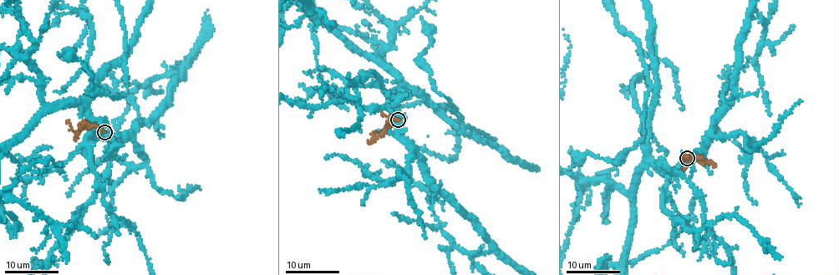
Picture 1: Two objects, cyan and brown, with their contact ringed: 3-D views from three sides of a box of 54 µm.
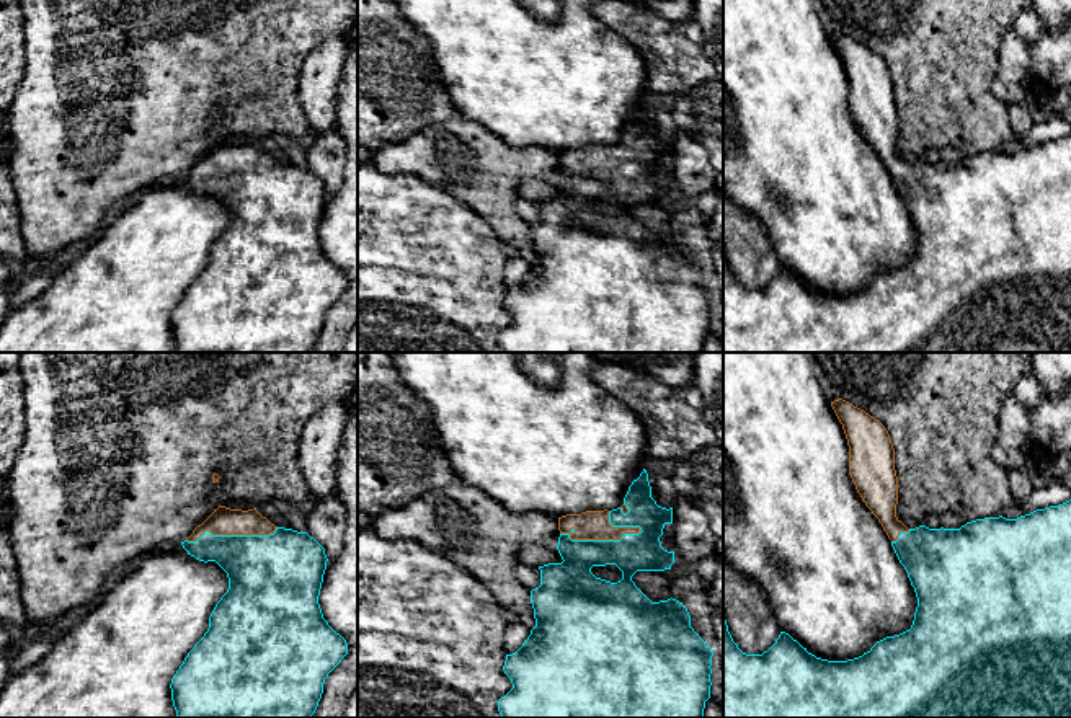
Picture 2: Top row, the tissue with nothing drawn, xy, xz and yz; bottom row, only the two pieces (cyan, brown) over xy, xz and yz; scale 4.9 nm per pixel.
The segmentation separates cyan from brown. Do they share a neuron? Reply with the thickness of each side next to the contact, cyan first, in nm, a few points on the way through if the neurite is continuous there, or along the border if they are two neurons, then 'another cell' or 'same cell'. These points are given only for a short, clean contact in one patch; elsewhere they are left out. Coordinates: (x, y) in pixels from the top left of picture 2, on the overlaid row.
calibres 220 and 140 nm; way xz (572, 581), (577, 565), (601, 540), (593, 532), (593, 524); same cell

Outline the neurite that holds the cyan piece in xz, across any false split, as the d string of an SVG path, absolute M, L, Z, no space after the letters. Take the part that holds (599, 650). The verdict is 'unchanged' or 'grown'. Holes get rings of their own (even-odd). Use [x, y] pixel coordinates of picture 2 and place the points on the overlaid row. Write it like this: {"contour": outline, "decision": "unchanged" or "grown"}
{"contour": "M643 468L640 476L632 481L624 498L624 504L612 511L586 511L581 514L567 514L558 517L558 545L557 550L562 556L562 563L549 563L539 566L540 586L531 591L531 604L534 609L536 627L522 643L522 646L506 654L503 666L504 674L511 679L513 689L498 700L498 711L503 718L704 718L705 702L710 698L710 674L712 674L712 648L694 632L691 627L691 615L682 602L676 599L651 602L632 581L637 571L664 571L671 570L674 563L674 552L668 552L661 547L660 537L666 524L673 524L673 507L666 509L656 504L651 498L651 486L648 473ZM615 565L622 571L622 579L611 583L596 578L591 573L593 566Z", "decision": "grown"}

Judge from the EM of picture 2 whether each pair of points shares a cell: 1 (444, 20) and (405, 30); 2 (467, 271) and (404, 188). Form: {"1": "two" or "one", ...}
{"1": "two", "2": "one"}

